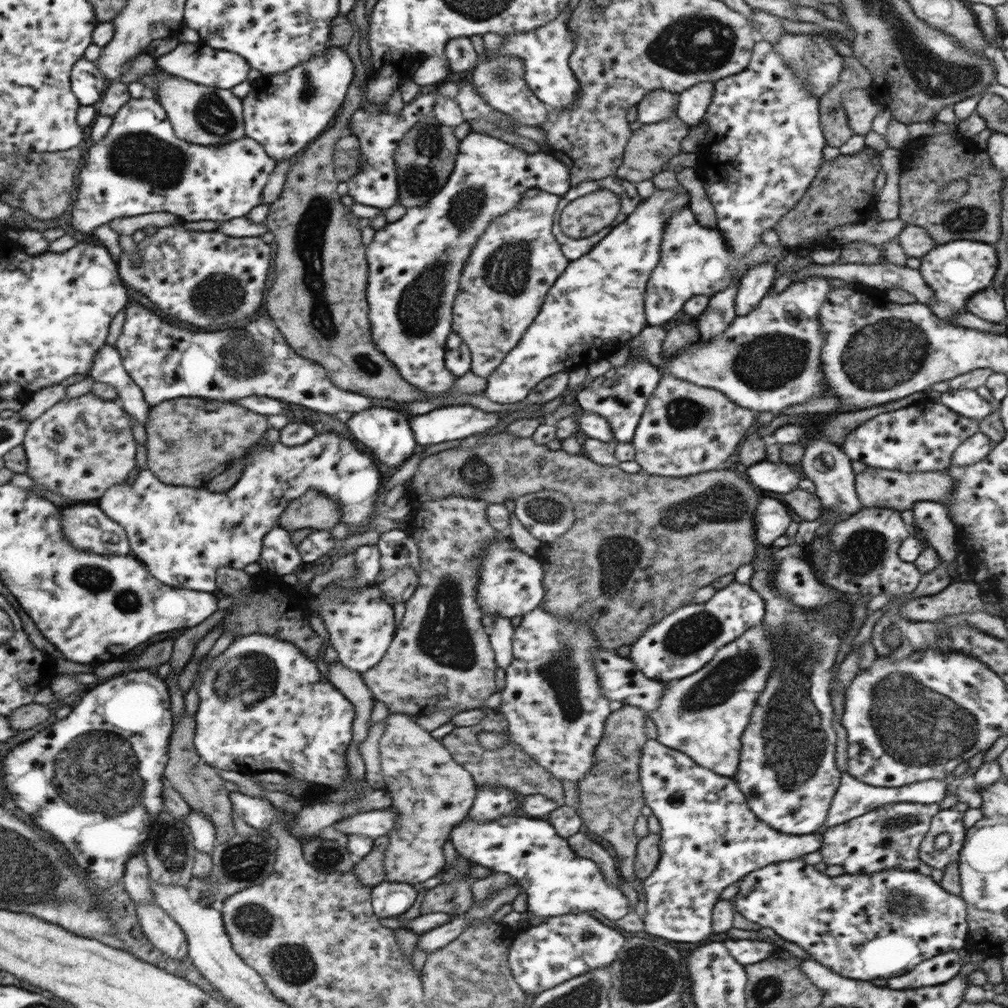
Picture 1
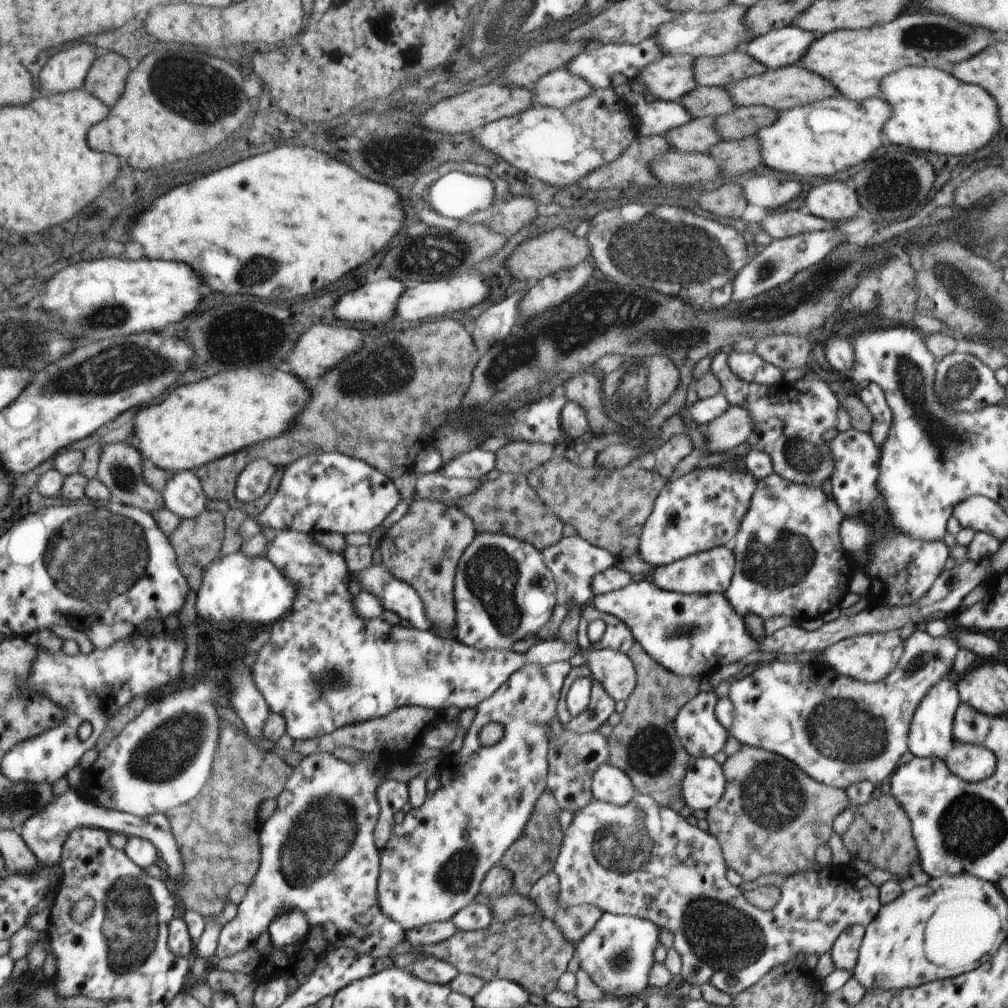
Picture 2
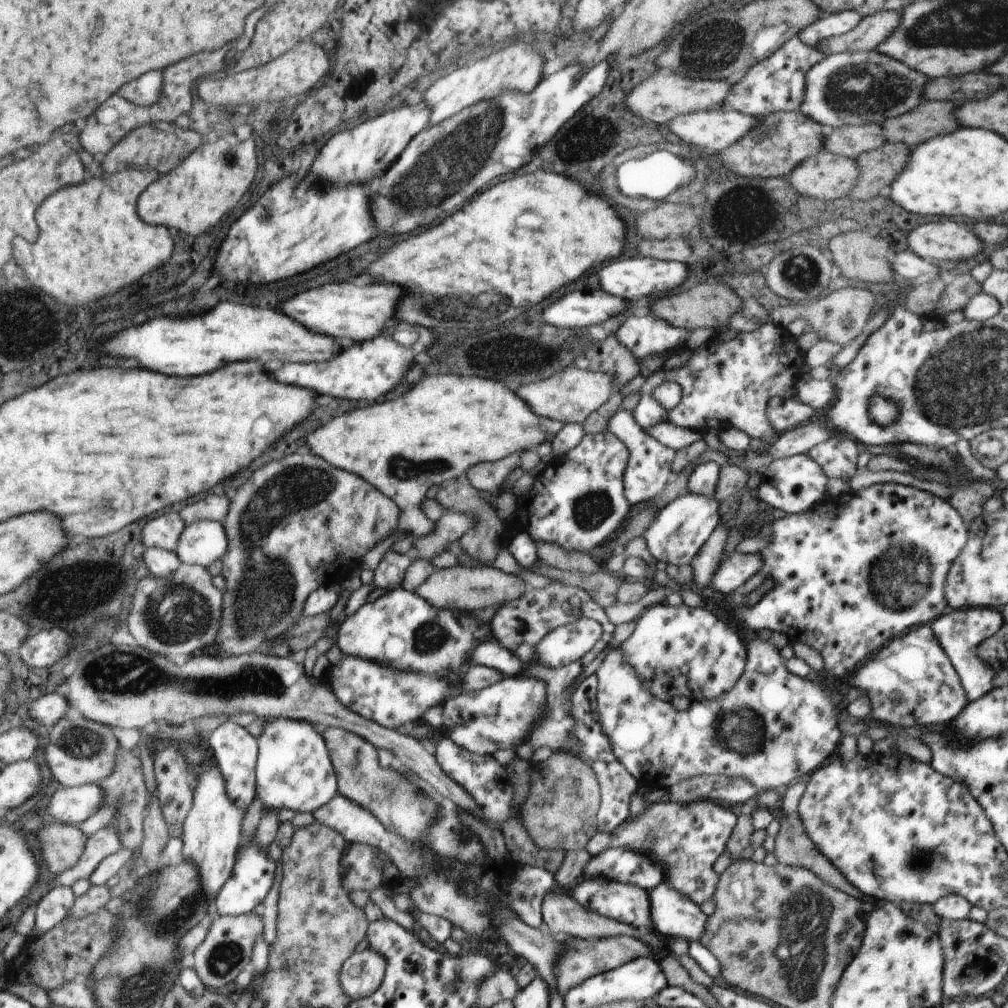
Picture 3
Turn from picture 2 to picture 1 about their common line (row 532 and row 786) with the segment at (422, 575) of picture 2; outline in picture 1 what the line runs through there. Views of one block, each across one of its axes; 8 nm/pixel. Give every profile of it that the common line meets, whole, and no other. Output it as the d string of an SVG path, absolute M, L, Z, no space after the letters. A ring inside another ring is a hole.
M392 713L386 718L379 751L382 778L393 800L389 808L397 812L395 828L387 834L389 843L383 858L385 880L415 886L440 874L445 865L443 844L452 829L467 816L477 786L470 771L452 758L440 740L404 713Z

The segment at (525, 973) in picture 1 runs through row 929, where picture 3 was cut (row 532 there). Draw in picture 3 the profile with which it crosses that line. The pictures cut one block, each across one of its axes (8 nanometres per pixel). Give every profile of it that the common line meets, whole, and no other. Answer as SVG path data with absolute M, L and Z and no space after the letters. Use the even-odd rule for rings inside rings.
M611 433L585 434L576 448L548 463L546 469L534 477L530 492L518 500L517 510L526 521L522 530L525 529L536 544L539 541L553 542L569 551L576 550L590 555L593 548L604 544L605 539L613 539L631 515L632 506L626 499L623 484L629 457L630 452L624 442Z

